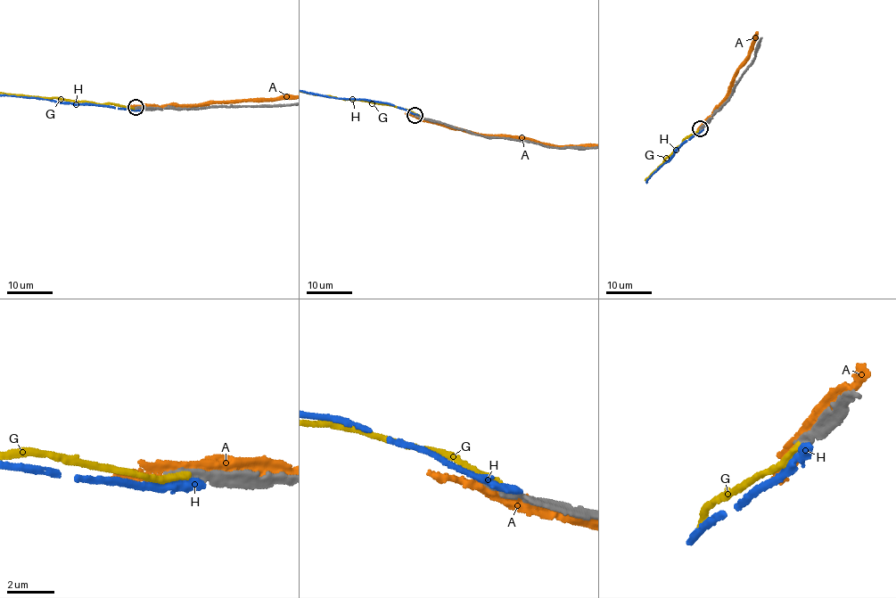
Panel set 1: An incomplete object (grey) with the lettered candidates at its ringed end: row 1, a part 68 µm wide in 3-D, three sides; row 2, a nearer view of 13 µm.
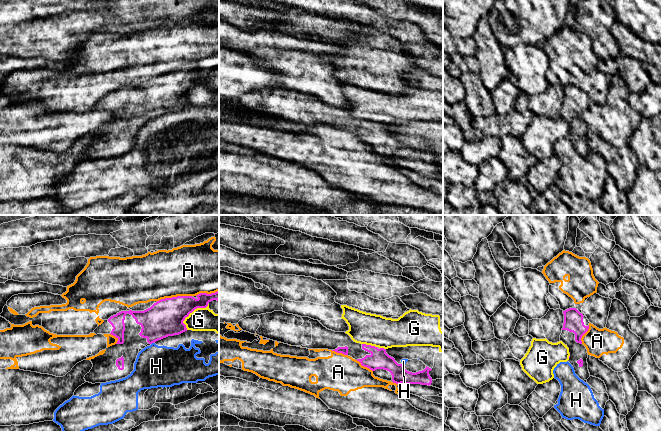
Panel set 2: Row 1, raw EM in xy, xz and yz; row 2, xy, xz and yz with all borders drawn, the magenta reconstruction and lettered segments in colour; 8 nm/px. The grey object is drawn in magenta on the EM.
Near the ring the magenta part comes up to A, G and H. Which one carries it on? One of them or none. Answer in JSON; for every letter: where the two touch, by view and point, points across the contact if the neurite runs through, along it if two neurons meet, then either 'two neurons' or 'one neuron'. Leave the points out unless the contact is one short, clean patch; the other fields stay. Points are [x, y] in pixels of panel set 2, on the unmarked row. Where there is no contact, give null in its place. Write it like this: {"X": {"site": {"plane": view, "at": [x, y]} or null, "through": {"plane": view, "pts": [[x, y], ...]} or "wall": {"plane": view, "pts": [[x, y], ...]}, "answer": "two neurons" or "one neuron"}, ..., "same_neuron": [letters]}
{"A": {"site": {"plane": "xy", "at": [174, 73]}, "answer": "two neurons"}, "G": {"site": {"plane": "xy", "at": [191, 88]}, "answer": "two neurons"}, "H": {"site": {"plane": "xy", "at": [152, 118]}, "answer": "two neurons"}, "same_neuron": []}

